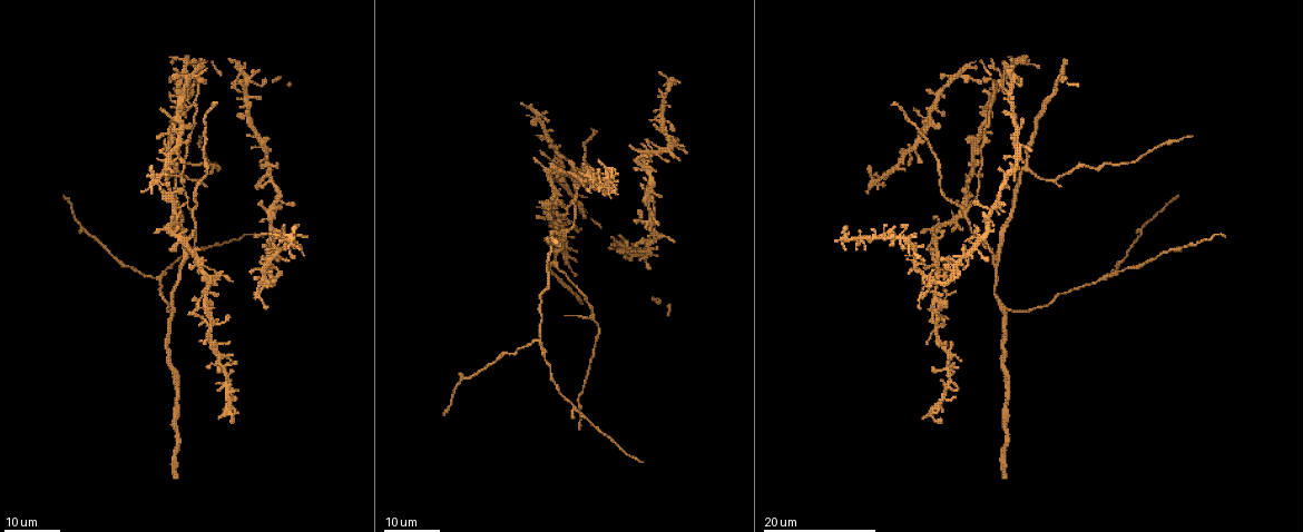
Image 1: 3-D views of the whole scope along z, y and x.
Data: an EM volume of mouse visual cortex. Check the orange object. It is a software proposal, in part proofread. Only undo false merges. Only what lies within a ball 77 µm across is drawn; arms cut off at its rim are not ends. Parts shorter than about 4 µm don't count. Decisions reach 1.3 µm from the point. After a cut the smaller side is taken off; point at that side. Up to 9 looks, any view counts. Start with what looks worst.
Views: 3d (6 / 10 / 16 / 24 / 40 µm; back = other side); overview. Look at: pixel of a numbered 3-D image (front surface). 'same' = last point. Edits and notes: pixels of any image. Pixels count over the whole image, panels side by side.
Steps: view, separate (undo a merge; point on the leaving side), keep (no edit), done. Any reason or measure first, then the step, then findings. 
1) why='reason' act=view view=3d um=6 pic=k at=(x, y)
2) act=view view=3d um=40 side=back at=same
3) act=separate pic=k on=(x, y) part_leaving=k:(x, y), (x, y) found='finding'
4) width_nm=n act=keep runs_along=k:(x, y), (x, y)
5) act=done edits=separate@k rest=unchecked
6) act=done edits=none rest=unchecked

why='side arm on a straight run' act=view view=3d um=24 pic=1 at=(1006, 307)

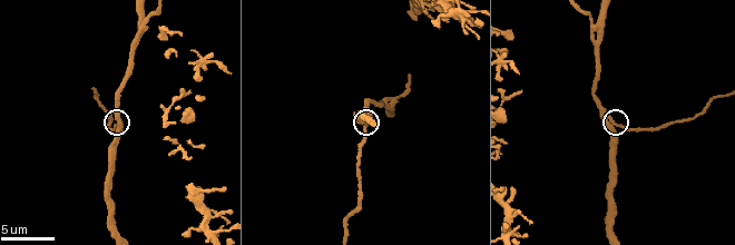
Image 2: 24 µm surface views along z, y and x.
act=view view=3d um=10 pic=2 at=(617, 126)

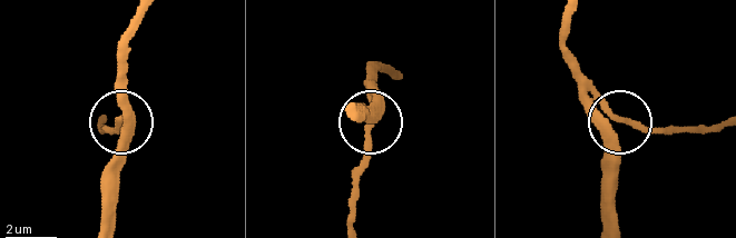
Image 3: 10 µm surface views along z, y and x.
act=view view=3d um=10 side=back pic=3 at=(618, 121)

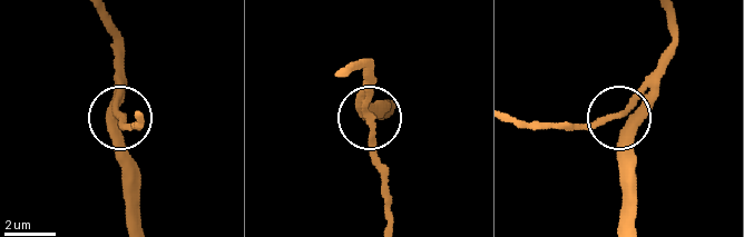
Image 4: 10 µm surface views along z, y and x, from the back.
arms=3 act=keep found='continuous, no second cell'

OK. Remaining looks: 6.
act=view view=3d um=16 pic=1 at=(1102, 277)

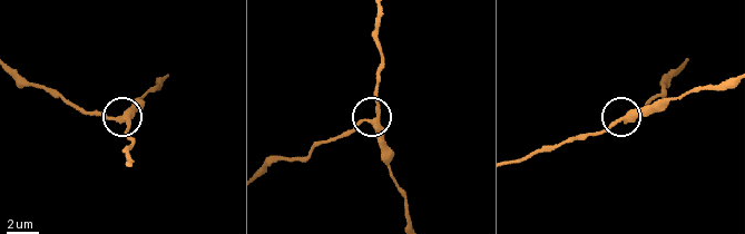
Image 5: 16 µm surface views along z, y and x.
act=view view=3d um=10 pic=5 at=(374, 125)

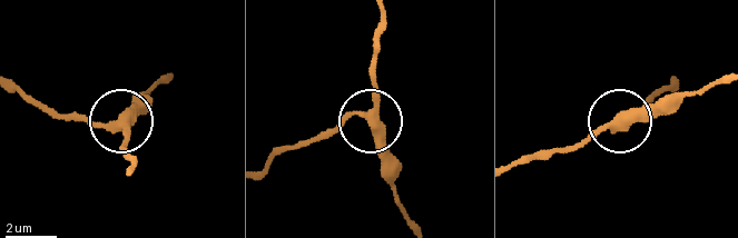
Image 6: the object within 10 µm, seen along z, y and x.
arms=3 act=keep runs_along=6:(383, 15), (375, 117), (345, 119), (303, 142) found='one cell here'

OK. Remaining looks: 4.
act=view view=3d um=24 pic=1 at=(589, 319)

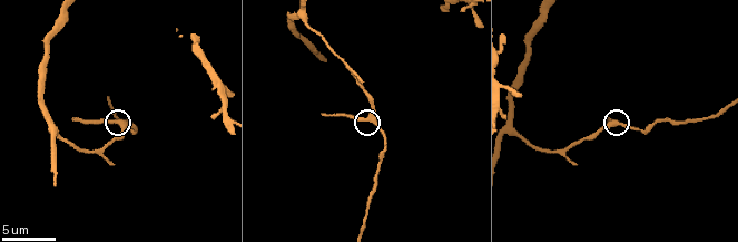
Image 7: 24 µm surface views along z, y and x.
act=view view=3d um=6 pic=7 at=(614, 122)

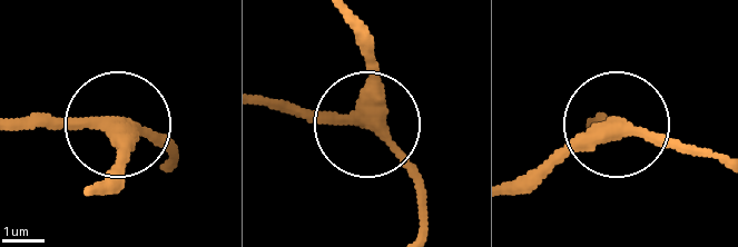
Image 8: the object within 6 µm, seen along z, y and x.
arms=3 act=keep runs_along=8:(90, 188), (115, 152), (111, 125), (19, 121) found='one cell here'

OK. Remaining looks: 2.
act=view view=3d um=10 pic=2 at=(164, 122)

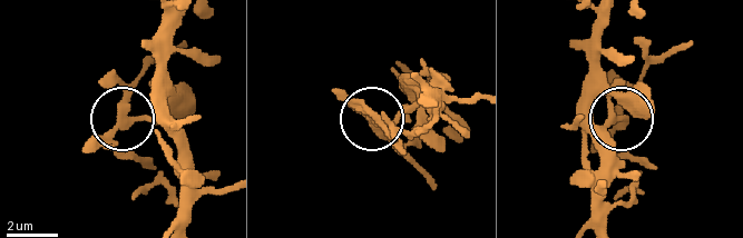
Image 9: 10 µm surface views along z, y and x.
side_arm_um=5 act=keep runs_along=9:(600, 16), (600, 86), (613, 116), (624, 118), (656, 57) found='continuous, no second cell'

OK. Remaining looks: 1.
act=done edits=none rest=unchecked

